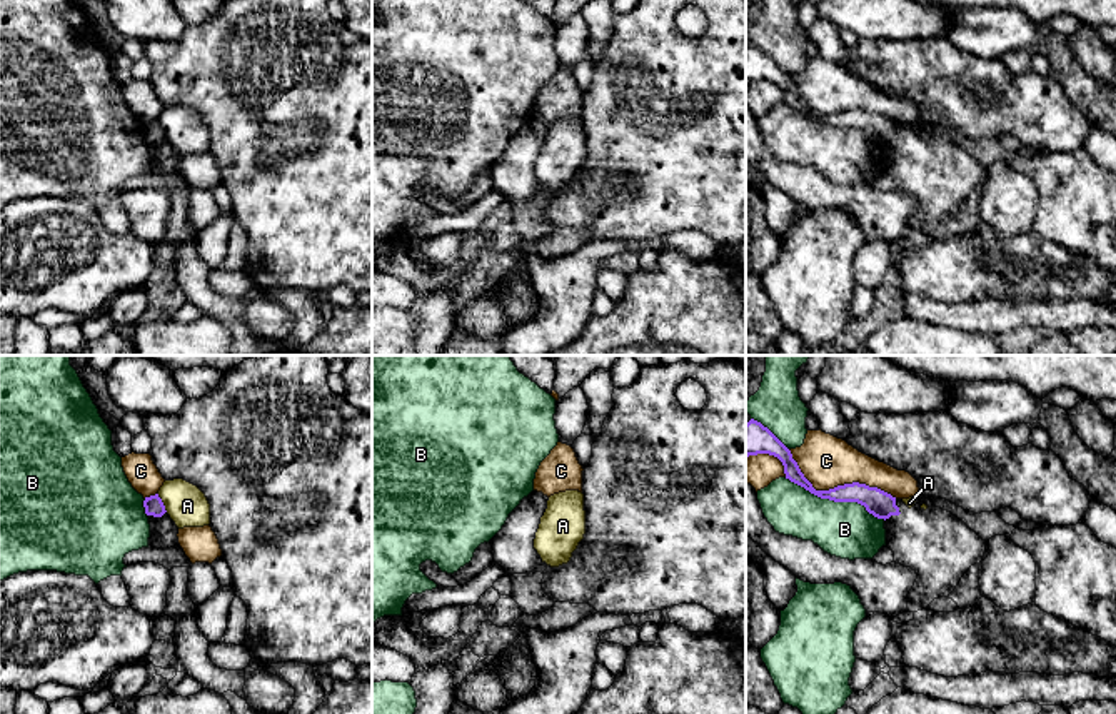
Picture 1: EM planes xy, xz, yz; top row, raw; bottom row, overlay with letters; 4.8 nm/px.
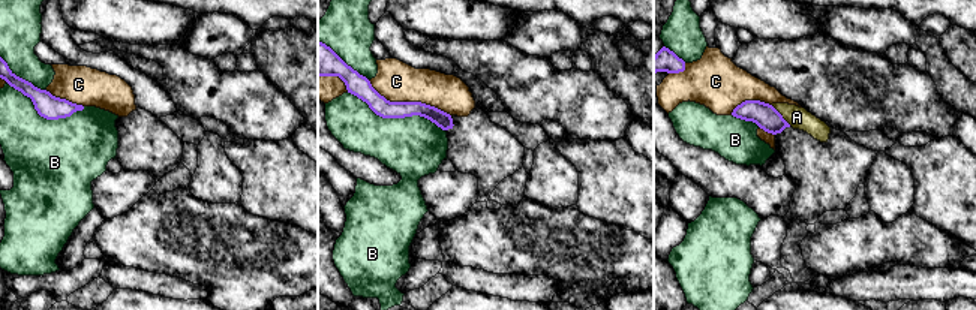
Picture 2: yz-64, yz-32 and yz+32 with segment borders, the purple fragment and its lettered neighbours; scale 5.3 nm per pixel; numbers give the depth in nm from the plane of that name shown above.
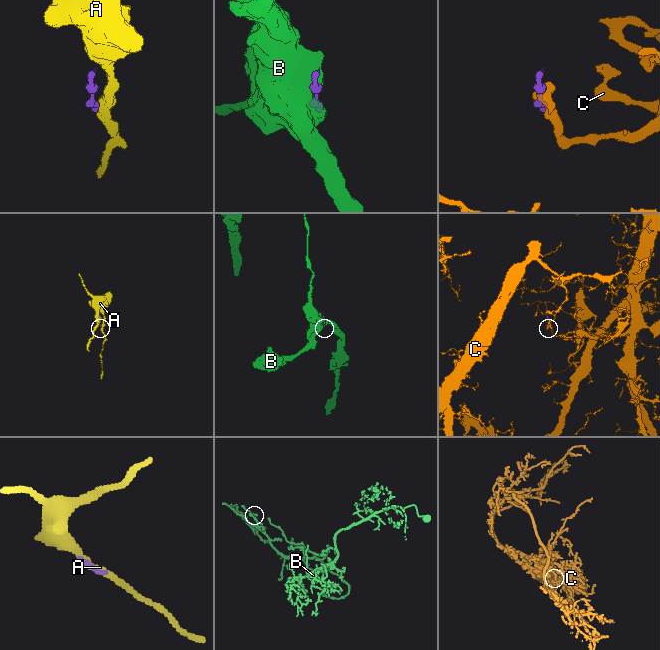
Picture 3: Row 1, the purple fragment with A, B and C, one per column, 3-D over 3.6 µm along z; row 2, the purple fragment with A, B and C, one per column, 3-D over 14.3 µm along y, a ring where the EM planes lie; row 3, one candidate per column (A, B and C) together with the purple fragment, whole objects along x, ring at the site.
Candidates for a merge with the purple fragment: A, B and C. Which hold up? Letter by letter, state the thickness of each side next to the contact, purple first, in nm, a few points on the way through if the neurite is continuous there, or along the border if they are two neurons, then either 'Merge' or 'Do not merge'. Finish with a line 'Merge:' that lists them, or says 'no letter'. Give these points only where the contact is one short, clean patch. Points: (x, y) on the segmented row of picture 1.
A: Thickness 90 nm (purple) against 200 nm. Boundary: xy (157, 494), (167, 511). Do not merge
B: Thickness 130 nm (purple) against 280 nm. Do not merge
C: Thickness 130 nm (purple) against 260 nm. Do not merge
Merge: no letter

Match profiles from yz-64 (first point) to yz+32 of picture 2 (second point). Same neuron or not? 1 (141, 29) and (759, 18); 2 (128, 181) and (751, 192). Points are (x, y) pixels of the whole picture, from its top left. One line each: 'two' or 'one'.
1: one
2: one

